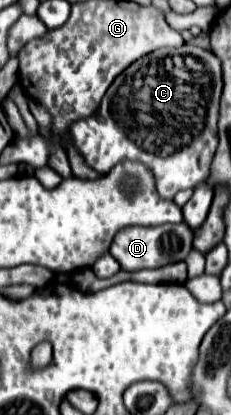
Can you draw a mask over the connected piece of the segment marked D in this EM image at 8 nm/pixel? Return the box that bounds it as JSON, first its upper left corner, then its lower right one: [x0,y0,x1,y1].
[110,223,192,271]

